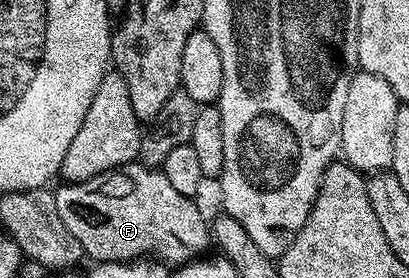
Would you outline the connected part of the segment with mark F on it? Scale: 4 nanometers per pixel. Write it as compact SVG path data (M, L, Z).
M144 162L124 164L122 168L114 168L83 182L65 182L61 189L53 192L55 206L59 206L59 218L67 230L79 242L82 253L90 256L93 262L126 262L148 257L148 252L158 252L165 260L185 262L197 258L211 244L211 228L205 224L205 216L193 205L190 197L179 194L179 190L167 182L164 171L160 167L150 166Z

